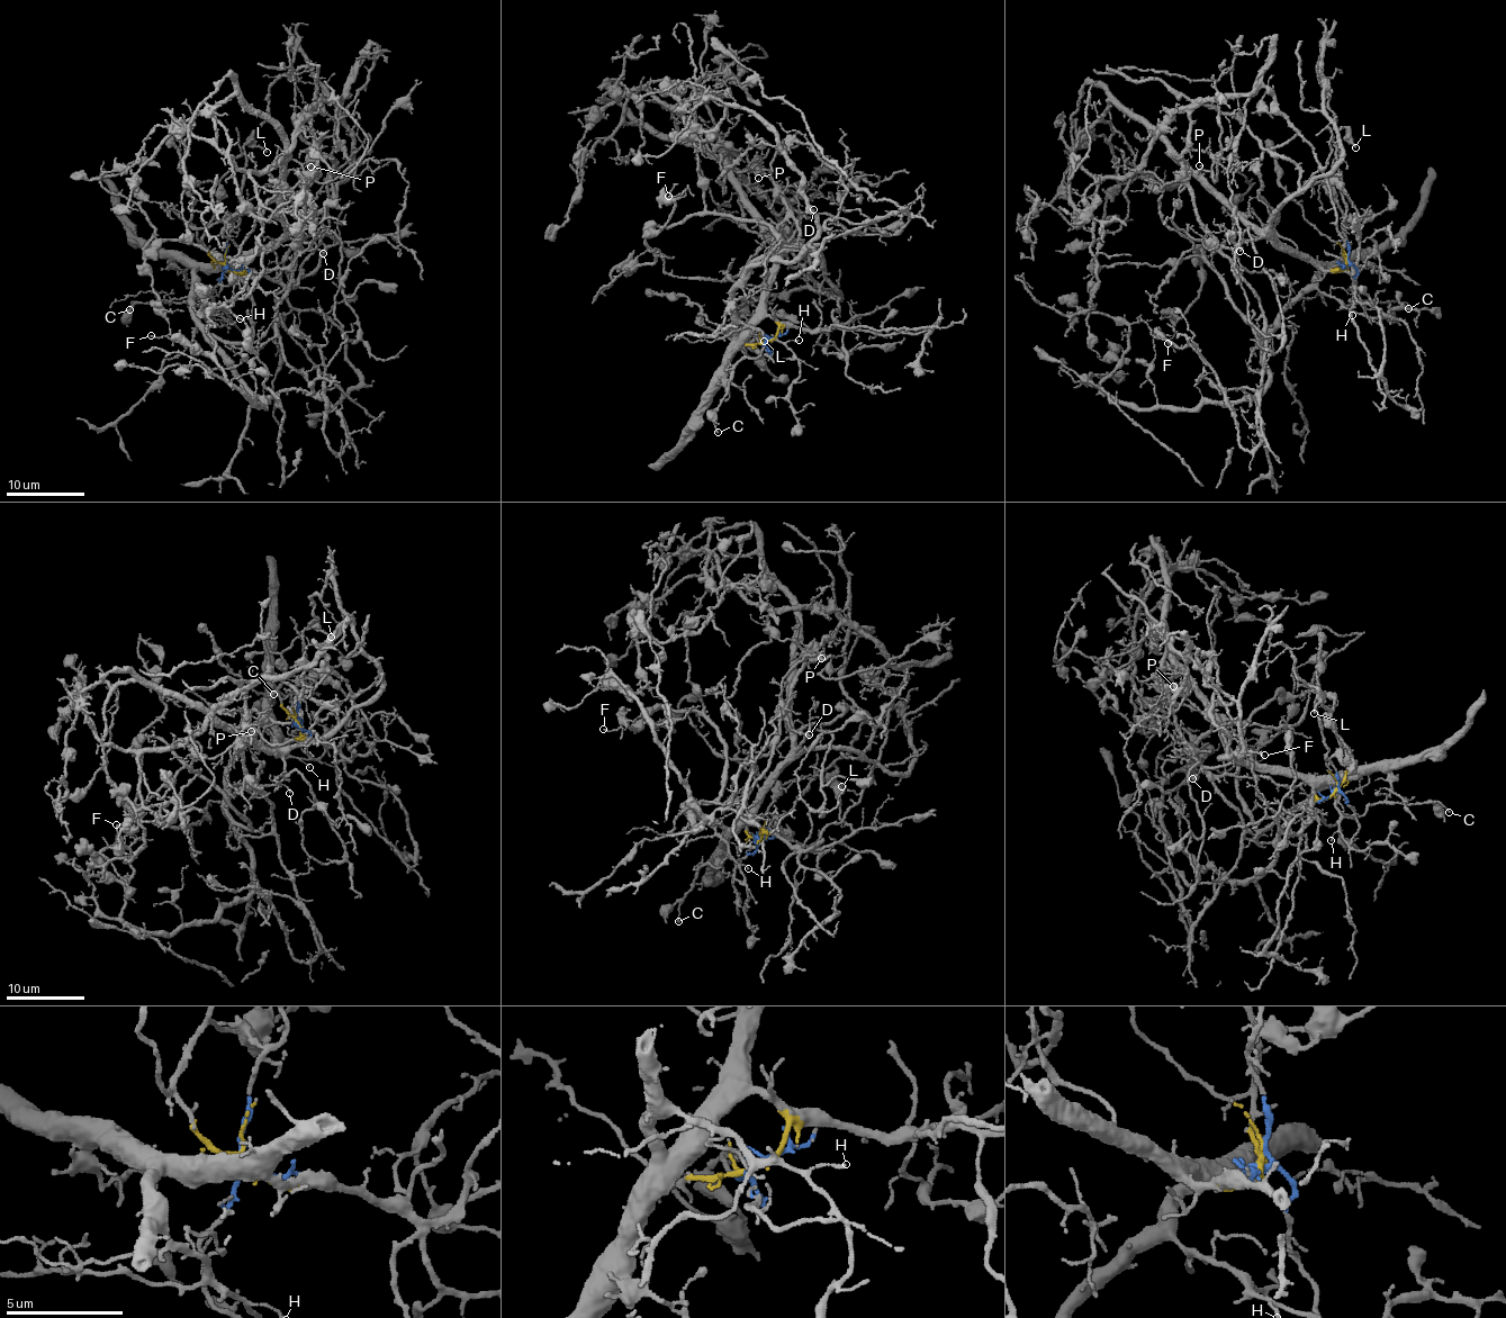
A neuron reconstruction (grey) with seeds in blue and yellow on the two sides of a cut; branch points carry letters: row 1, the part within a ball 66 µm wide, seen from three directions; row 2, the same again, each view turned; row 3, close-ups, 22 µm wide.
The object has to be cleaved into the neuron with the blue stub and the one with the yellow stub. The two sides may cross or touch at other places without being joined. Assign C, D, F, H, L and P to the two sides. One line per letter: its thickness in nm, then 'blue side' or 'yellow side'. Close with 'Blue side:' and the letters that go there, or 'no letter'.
C: calibre 150 nm; yellow side
D: calibre 110 nm; yellow side
F: calibre 110 nm; yellow side
H: calibre 110 nm; yellow side
L: calibre 170 nm; blue side
P: calibre 80 nm; yellow side
Blue side: L

